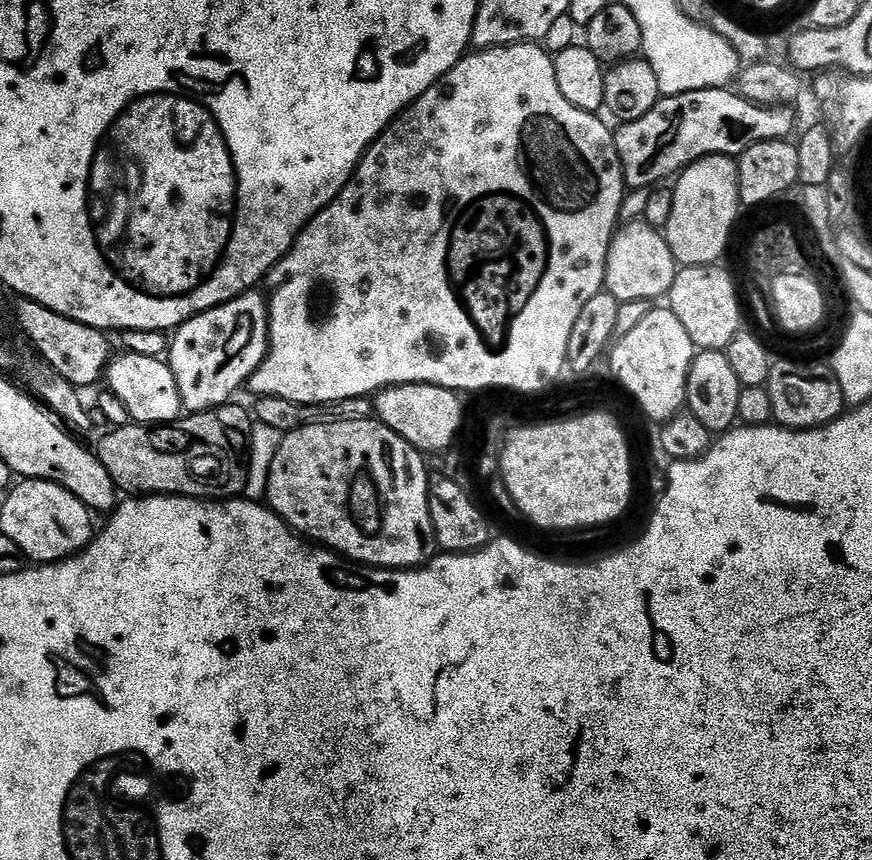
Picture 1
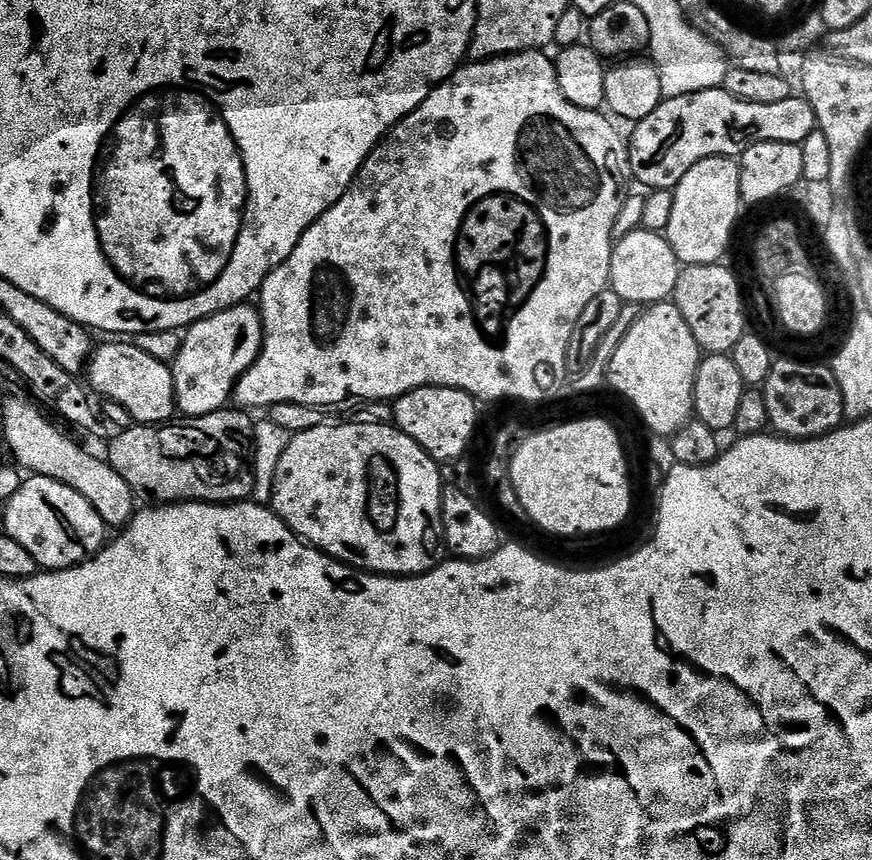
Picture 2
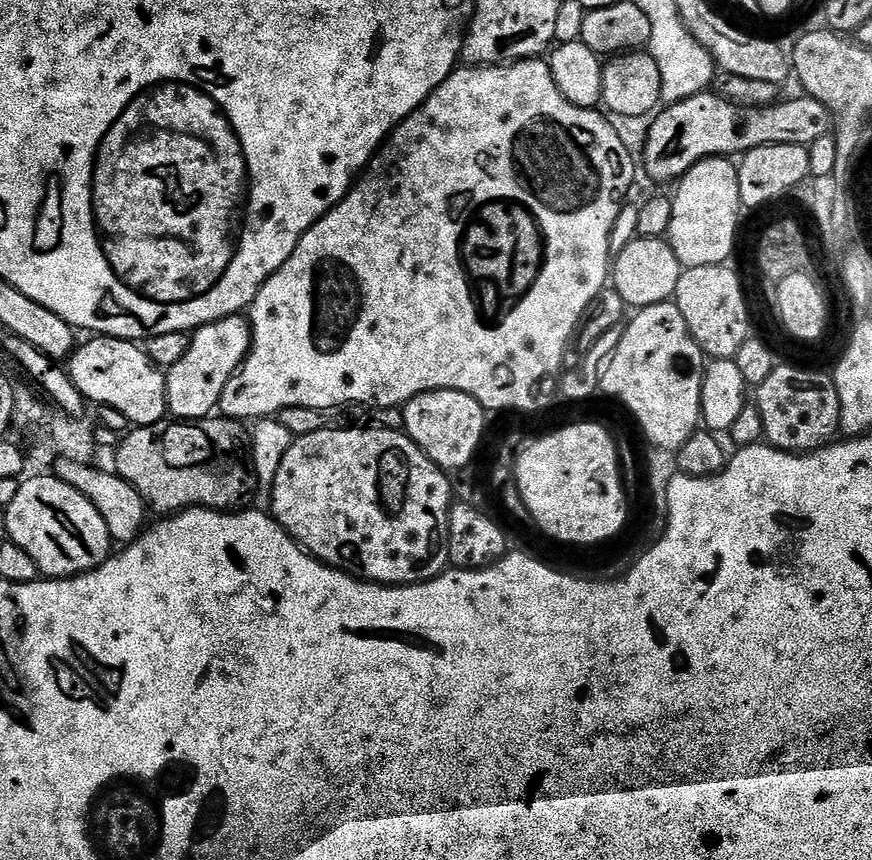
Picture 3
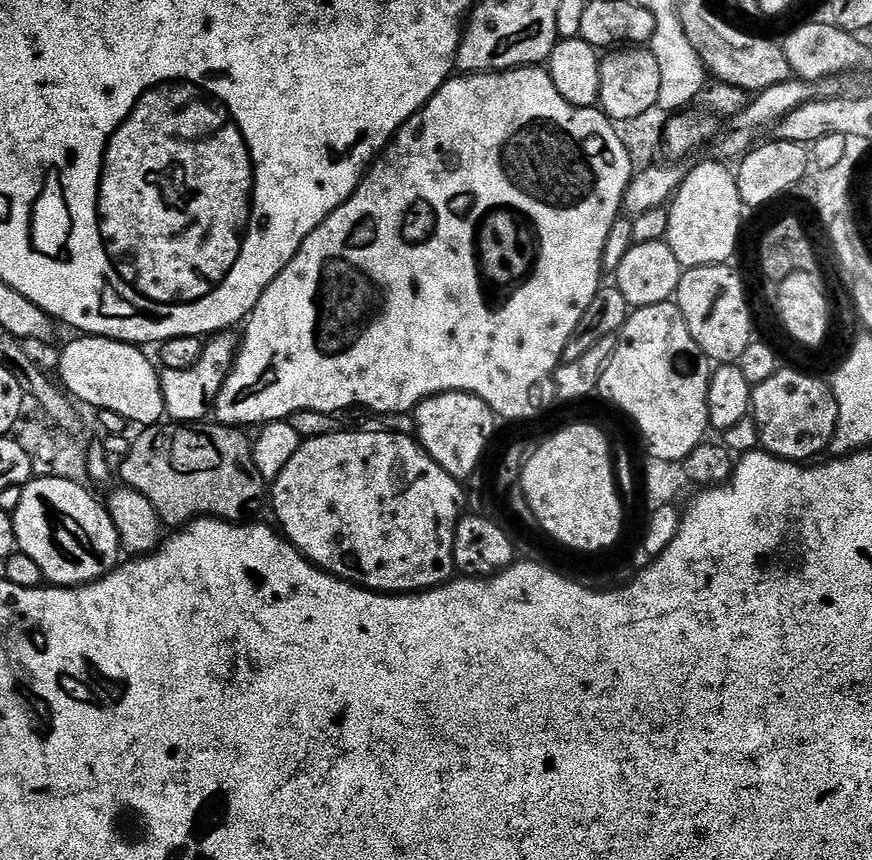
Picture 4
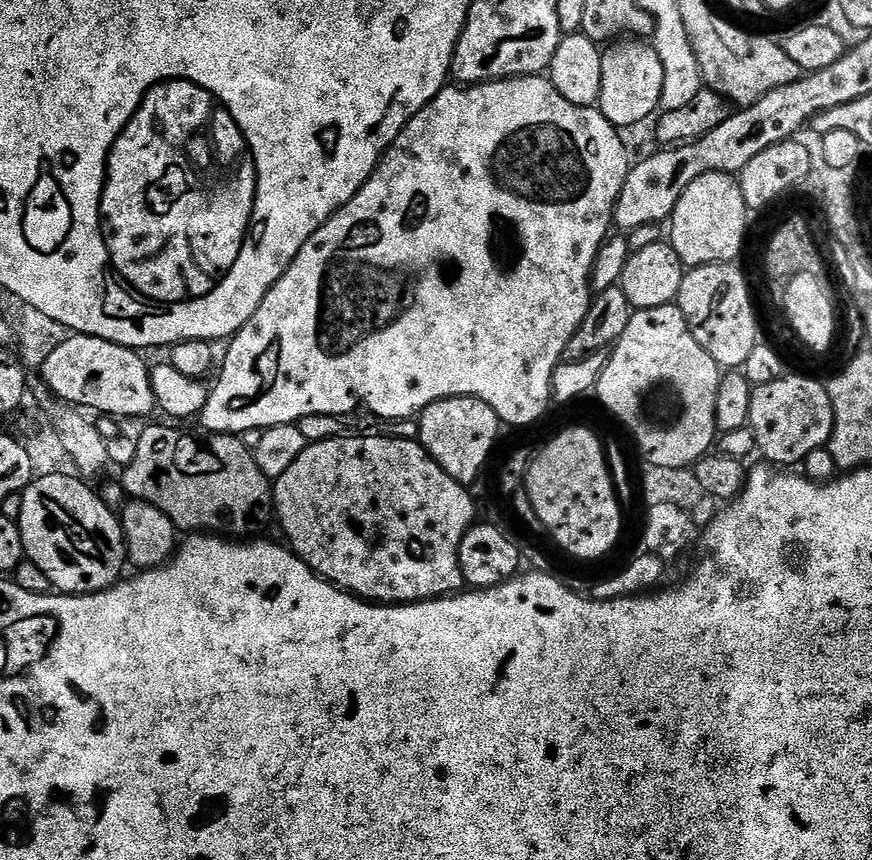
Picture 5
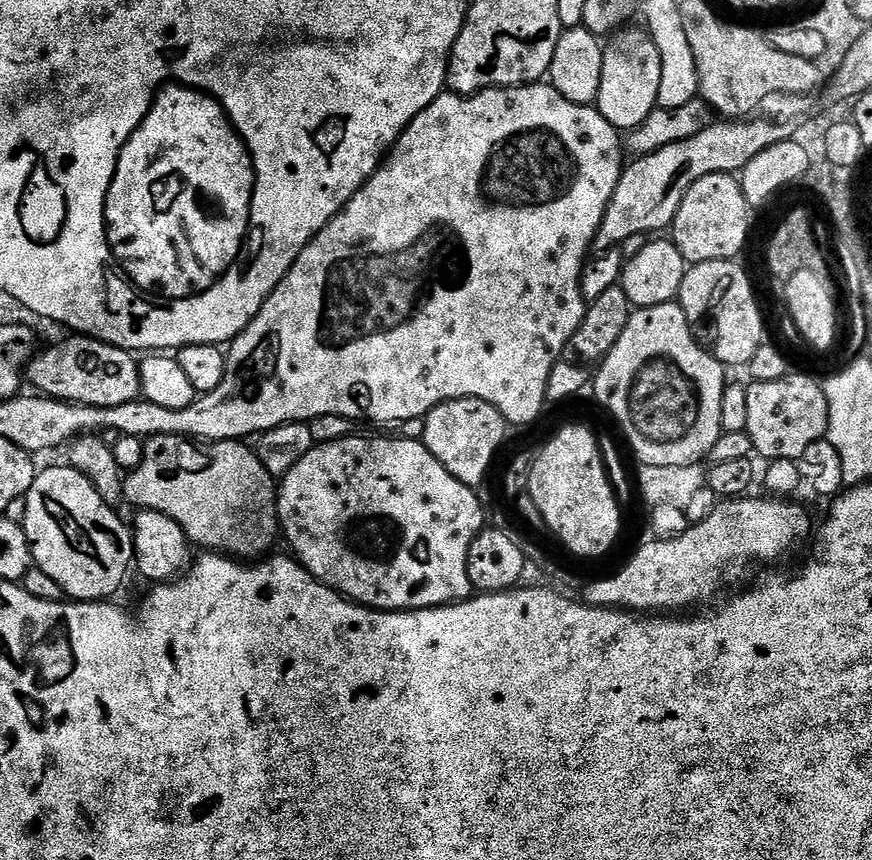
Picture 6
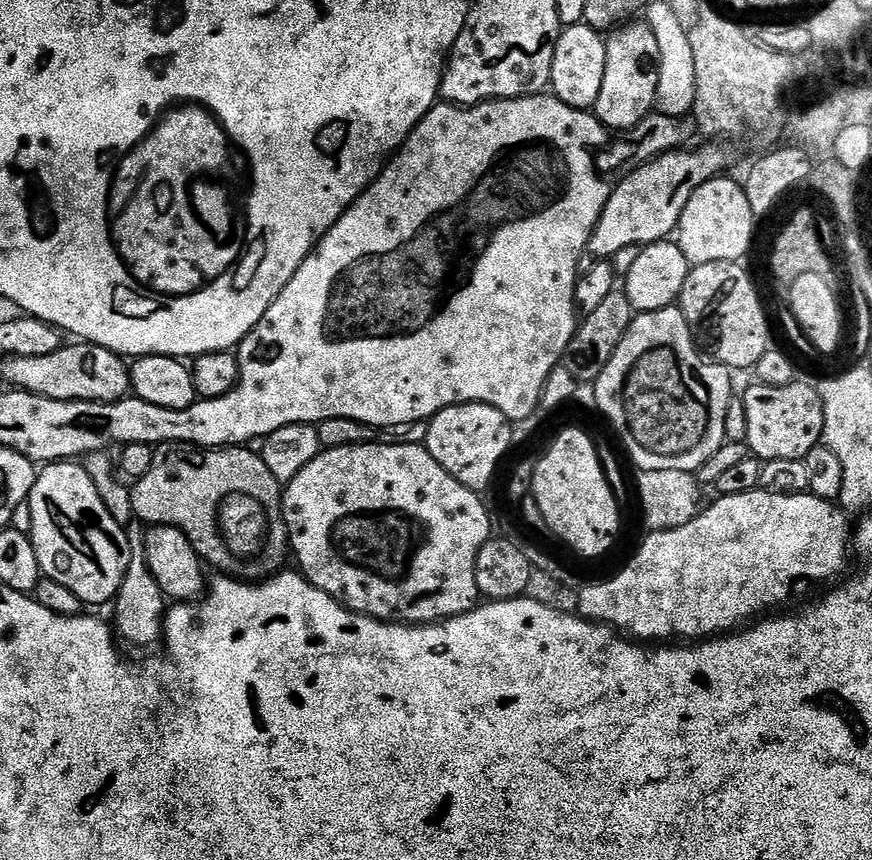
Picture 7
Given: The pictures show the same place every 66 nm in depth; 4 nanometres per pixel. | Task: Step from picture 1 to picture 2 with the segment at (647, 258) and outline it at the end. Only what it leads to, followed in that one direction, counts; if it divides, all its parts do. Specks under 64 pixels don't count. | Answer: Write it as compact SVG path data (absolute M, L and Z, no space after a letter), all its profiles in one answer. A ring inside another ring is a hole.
M635 228L626 238L612 245L610 286L625 304L651 306L665 303L675 293L682 265L670 246L667 235Z

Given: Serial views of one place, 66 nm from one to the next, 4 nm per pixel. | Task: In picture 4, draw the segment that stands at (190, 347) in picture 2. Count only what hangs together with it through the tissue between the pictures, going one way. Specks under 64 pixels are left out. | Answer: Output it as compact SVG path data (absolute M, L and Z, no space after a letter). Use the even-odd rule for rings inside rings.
M231 331L213 335L205 343L204 351L186 370L170 370L164 368L160 372L160 385L162 386L162 398L164 399L164 411L176 422L200 422L204 416L213 411L218 394L230 374L232 364L236 361L238 351L237 337L232 337Z

